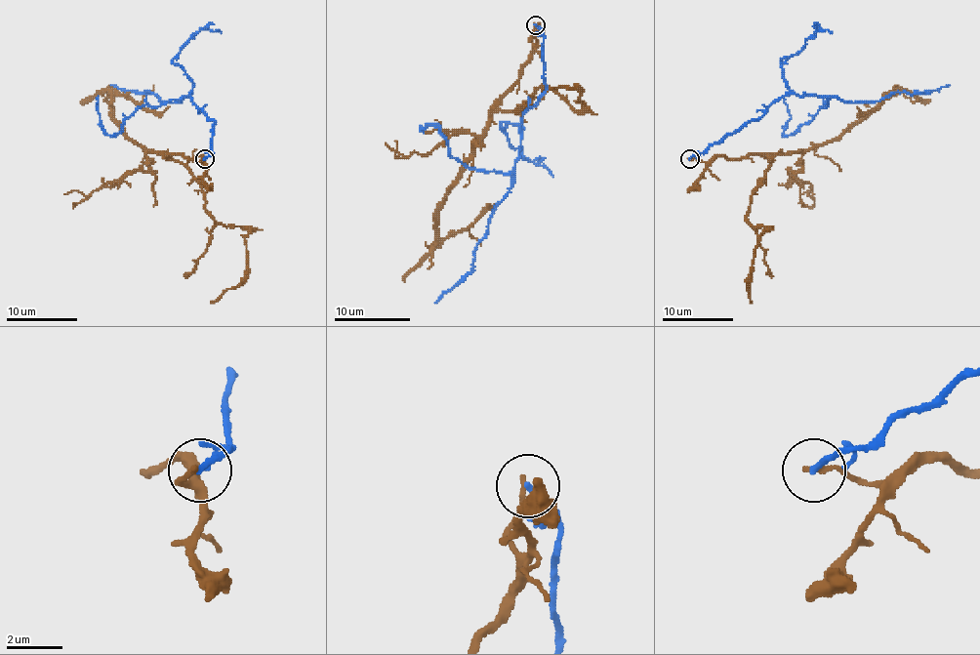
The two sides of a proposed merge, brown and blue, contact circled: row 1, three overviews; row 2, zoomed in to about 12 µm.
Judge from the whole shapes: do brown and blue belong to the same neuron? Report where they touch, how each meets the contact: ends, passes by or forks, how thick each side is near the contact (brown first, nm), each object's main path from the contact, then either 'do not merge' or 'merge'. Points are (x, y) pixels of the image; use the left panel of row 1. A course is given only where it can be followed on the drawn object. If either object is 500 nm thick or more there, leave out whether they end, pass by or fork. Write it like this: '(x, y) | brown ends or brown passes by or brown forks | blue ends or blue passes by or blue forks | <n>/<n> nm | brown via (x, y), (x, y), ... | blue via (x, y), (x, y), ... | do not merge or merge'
(204, 158) | brown ends | blue ends | 180/200 nm | brown via (205, 158), (169, 156), (199, 184), (205, 210), (214, 219), (248, 227), (246, 276), (210, 303) | blue via (205, 158), (212, 152), (214, 122), (190, 94), (158, 106), (139, 106), (117, 133), (108, 135), (98, 96) | do not merge

